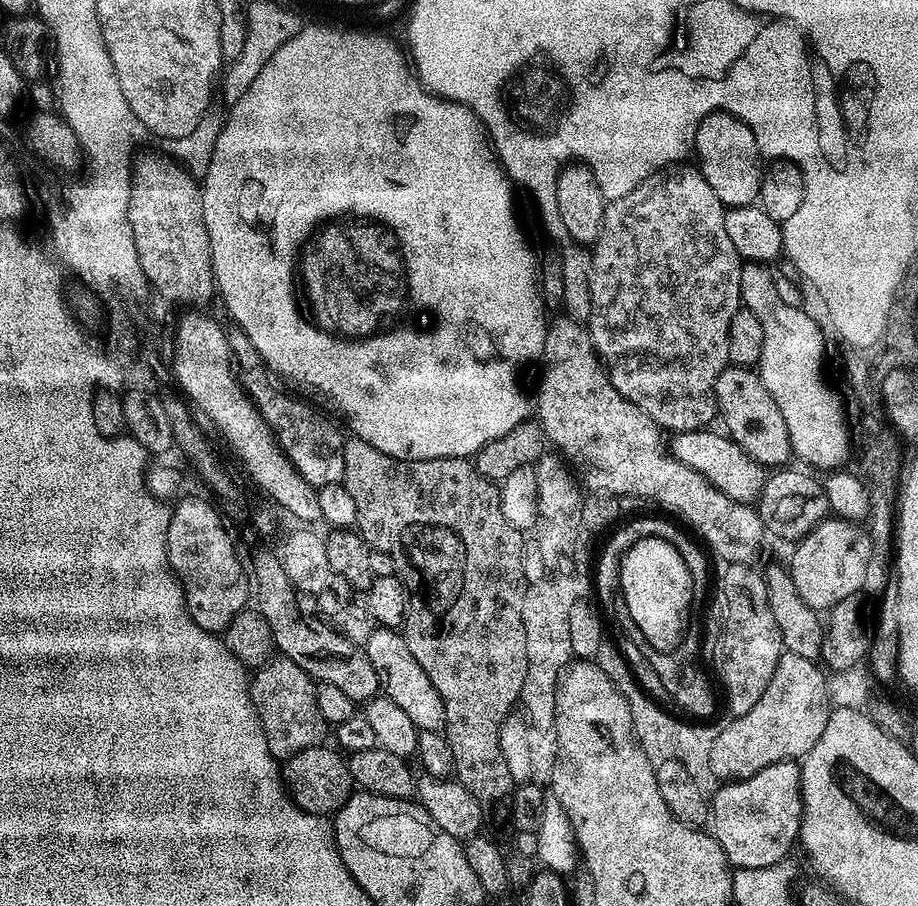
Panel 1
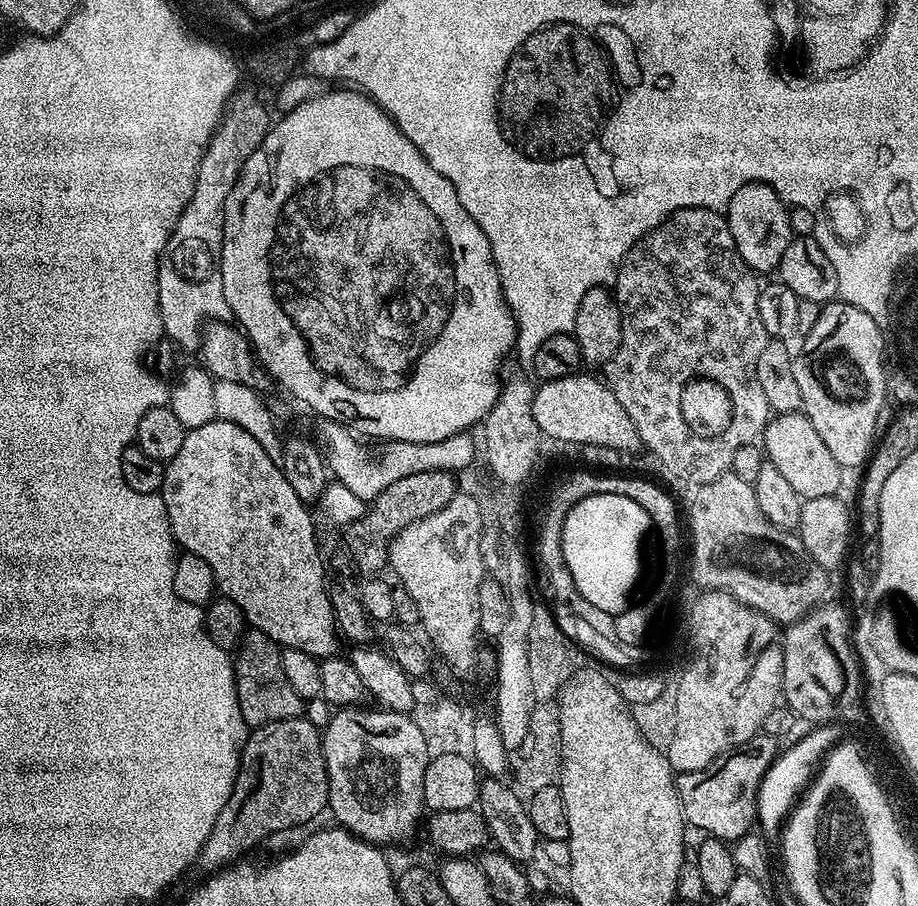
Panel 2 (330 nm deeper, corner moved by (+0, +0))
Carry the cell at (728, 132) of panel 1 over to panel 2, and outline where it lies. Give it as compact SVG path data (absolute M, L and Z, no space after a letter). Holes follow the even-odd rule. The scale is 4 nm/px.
M741 184L738 194L734 194L734 198L728 200L726 219L730 226L730 234L734 234L734 246L738 246L738 254L742 254L742 262L746 262L746 266L750 266L753 272L772 274L777 271L786 248L794 239L788 210L789 205L785 204L784 199L773 190L771 184Z

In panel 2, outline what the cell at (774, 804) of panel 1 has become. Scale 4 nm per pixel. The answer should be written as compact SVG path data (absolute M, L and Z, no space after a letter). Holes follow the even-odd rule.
M758 735L742 747L718 757L710 766L693 772L682 772L675 777L676 793L689 825L701 828L704 834L717 840L735 842L757 823L756 799L760 784L778 755L777 737Z

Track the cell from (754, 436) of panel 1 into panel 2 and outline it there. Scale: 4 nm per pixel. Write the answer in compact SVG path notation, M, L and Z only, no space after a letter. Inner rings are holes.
M803 411L782 412L773 415L764 428L762 451L767 463L778 466L778 470L794 486L804 500L834 496L838 488L840 463L830 454L826 442L822 442L814 422Z

